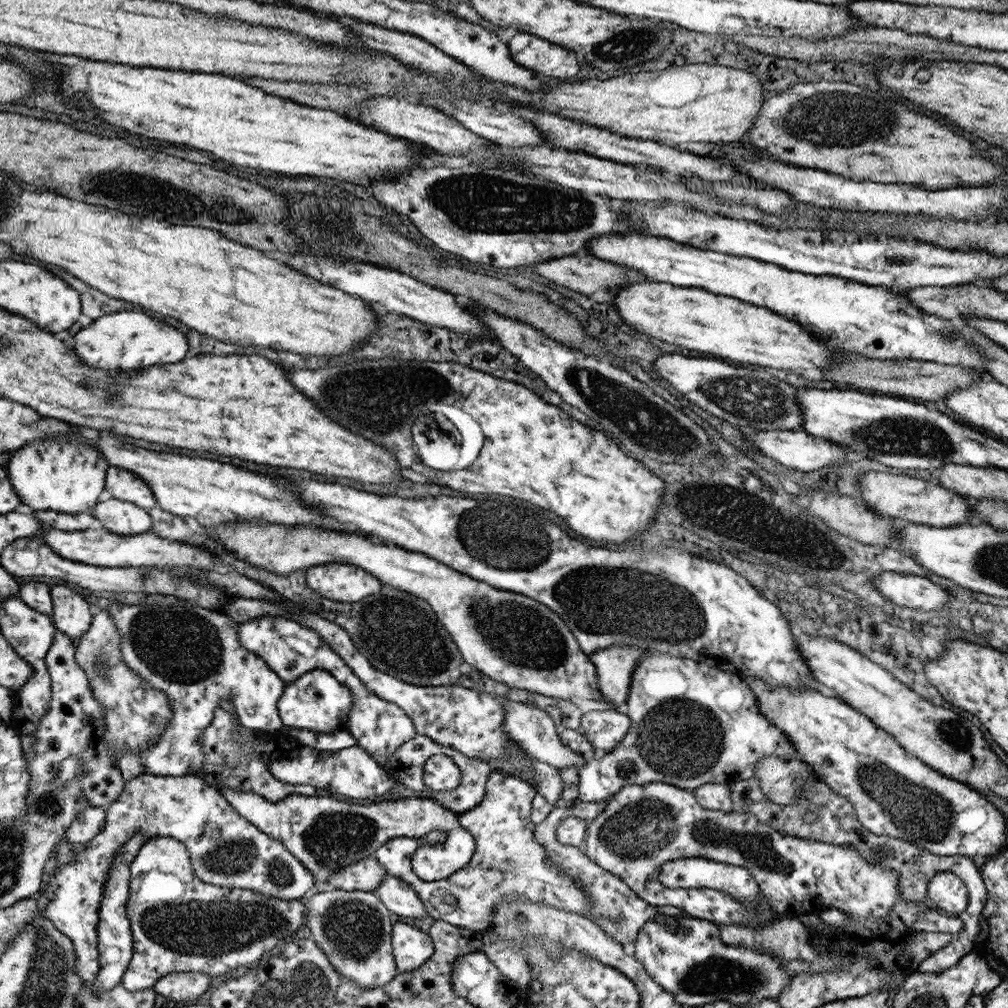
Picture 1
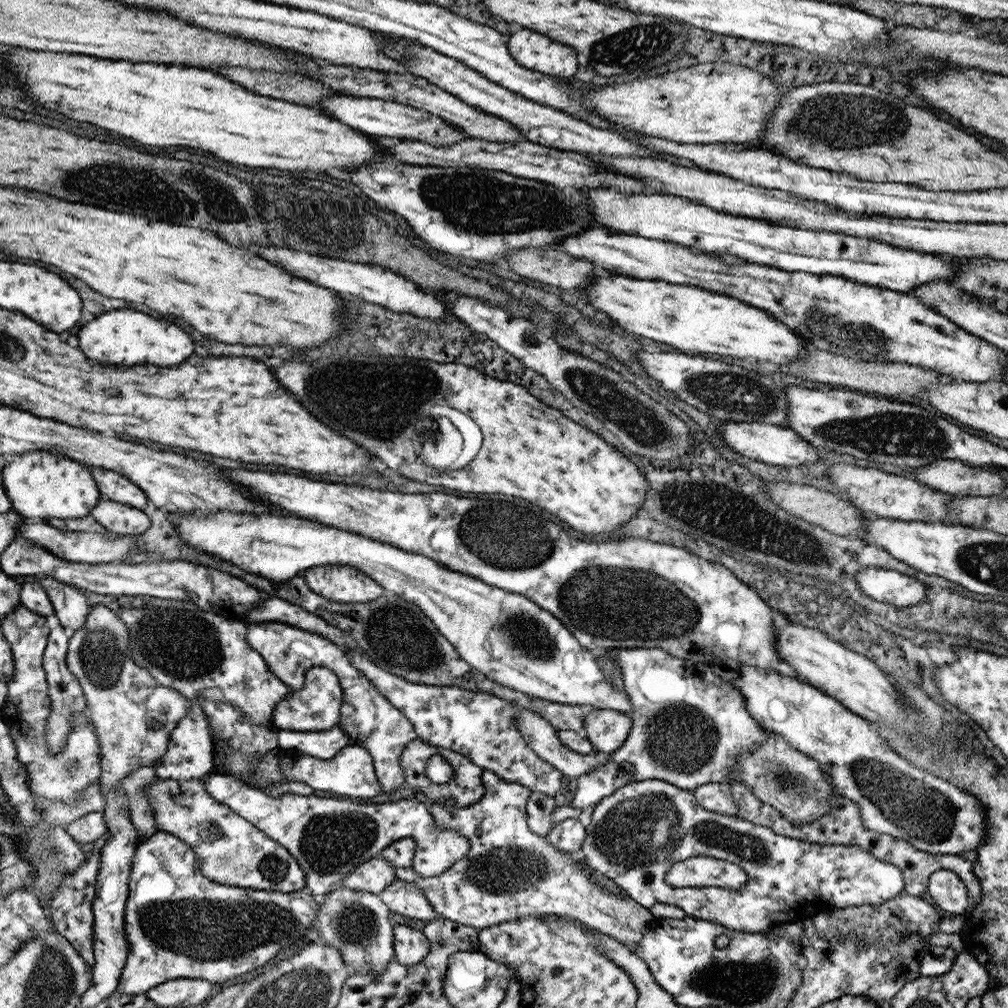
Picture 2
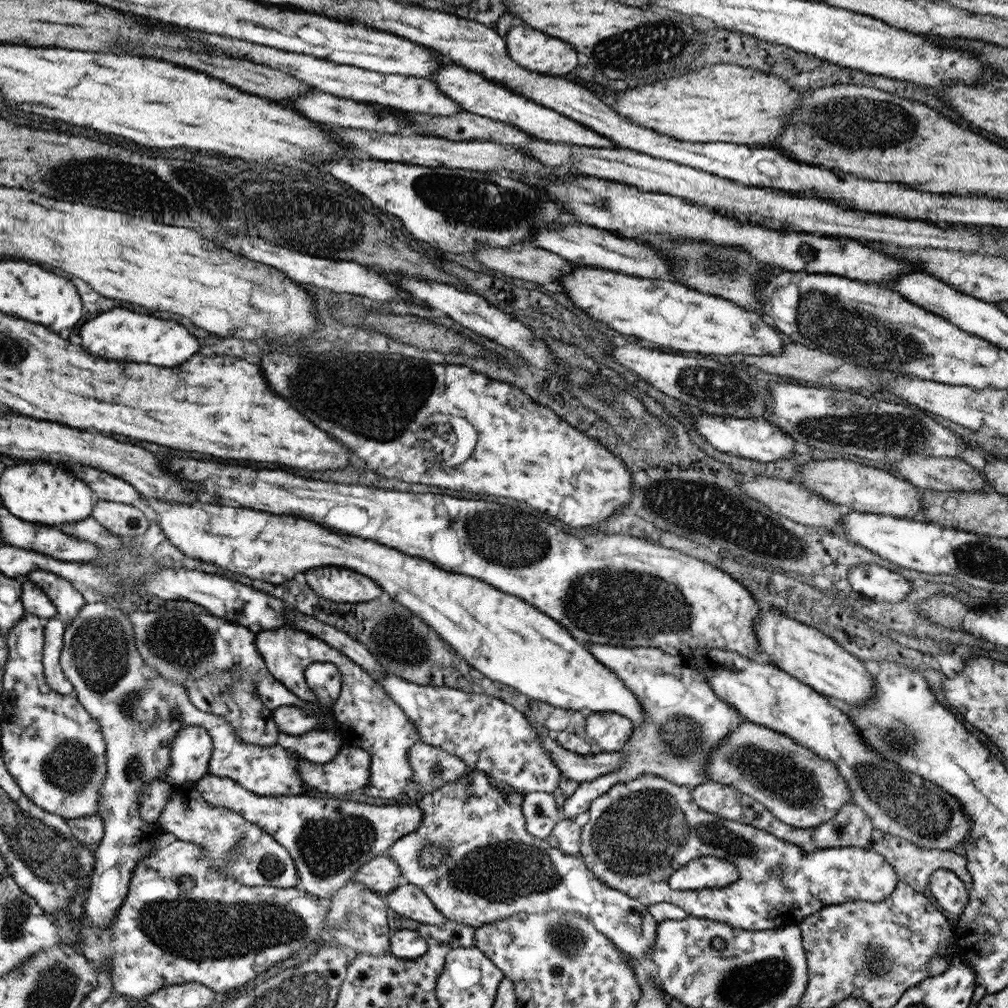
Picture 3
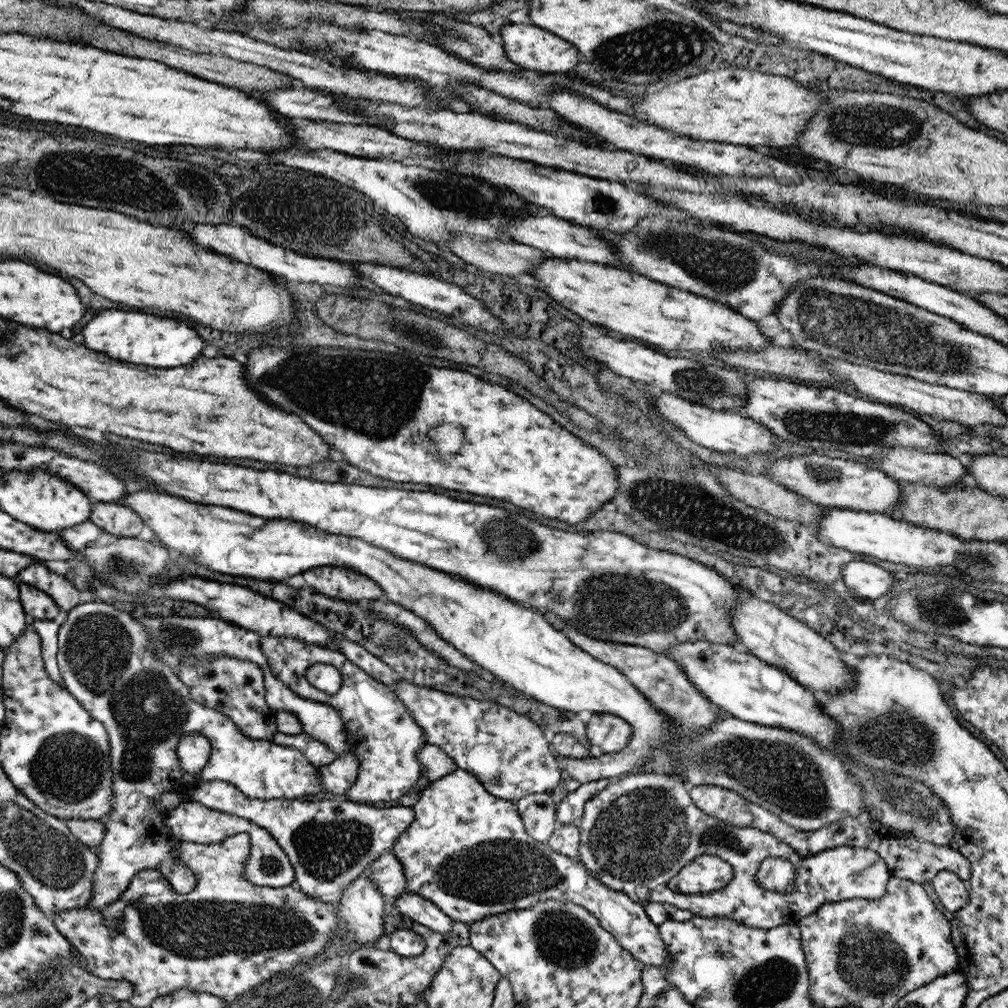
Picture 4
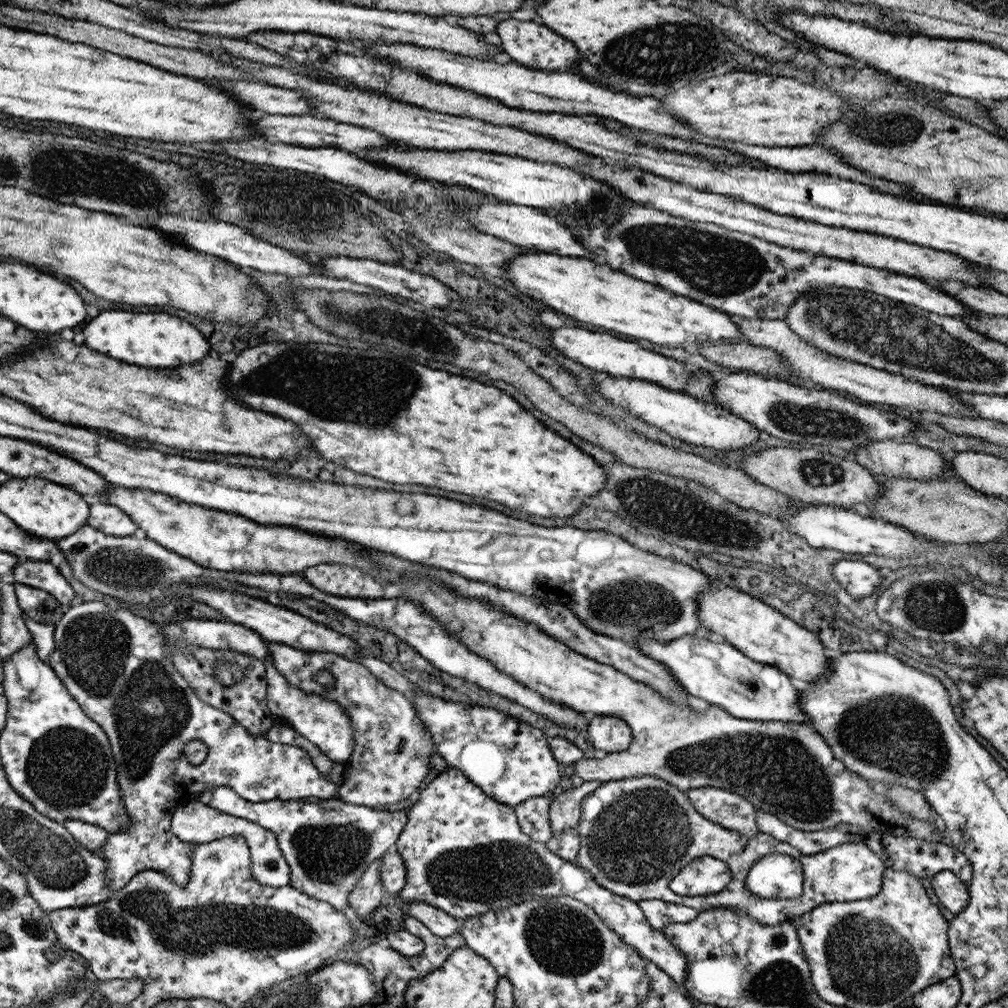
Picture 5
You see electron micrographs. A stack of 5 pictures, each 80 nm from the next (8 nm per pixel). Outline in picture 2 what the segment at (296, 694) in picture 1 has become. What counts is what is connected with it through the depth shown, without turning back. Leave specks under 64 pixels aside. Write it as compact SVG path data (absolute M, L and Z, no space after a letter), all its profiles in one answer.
M318 666L308 668L304 672L304 686L301 690L290 689L290 694L284 696L272 712L272 724L276 730L289 732L319 732L326 731L336 726L340 718L340 706L343 702L343 689L340 687L336 674L327 667Z

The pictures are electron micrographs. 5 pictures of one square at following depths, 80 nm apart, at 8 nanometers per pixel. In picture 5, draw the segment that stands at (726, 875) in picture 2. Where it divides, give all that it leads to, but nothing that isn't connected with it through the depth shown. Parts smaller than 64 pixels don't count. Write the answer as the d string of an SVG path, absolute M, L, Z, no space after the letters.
M699 856L668 883L669 890L679 896L705 896L723 890L731 874L725 863L712 856Z

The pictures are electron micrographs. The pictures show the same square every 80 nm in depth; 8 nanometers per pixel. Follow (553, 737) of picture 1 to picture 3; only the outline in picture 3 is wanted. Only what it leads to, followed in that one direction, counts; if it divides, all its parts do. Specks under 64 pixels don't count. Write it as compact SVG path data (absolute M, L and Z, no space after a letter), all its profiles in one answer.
M531 723L544 751L549 755L551 762L569 780L577 783L595 780L609 772L615 772L620 767L621 752L600 752L599 754L579 755L565 749L555 740L546 735L547 727L543 724Z

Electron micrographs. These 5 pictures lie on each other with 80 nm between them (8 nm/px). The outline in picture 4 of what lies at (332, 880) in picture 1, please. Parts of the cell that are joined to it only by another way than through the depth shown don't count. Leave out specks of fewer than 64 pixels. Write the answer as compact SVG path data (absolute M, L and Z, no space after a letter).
M385 853L375 859L363 875L367 876L373 886L387 898L399 896L406 888L407 881L400 860L393 853Z

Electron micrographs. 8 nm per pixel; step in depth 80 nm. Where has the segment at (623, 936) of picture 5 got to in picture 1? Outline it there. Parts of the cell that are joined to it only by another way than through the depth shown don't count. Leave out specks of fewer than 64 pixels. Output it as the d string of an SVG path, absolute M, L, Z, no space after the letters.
M493 769L487 778L487 792L481 803L457 813L460 827L473 838L474 852L465 867L443 880L420 880L412 872L411 862L419 846L433 846L446 841L445 831L434 830L420 839L391 839L373 857L380 861L388 875L400 878L416 889L428 917L448 921L459 928L481 931L489 926L494 906L504 896L522 896L589 919L590 904L582 886L575 884L567 874L561 874L545 848L536 842L531 822L532 800L536 793L536 789L525 781Z

